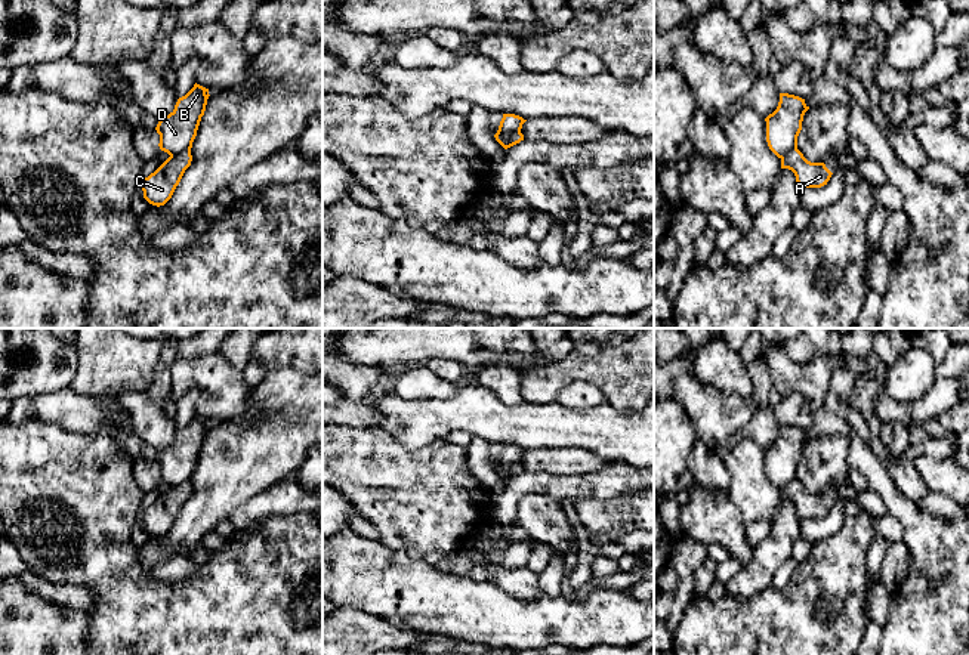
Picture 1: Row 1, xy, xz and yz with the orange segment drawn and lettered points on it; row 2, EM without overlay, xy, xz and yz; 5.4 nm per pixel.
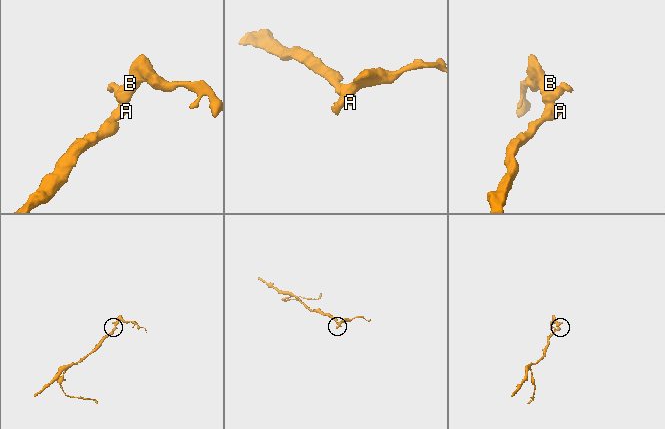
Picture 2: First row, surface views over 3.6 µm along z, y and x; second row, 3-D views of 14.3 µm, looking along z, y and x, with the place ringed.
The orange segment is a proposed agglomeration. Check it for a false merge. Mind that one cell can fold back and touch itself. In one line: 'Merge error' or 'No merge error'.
Merge error

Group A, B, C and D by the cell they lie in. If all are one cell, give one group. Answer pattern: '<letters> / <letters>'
A C / B D

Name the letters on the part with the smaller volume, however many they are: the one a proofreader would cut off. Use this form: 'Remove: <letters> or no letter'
Remove: B, D

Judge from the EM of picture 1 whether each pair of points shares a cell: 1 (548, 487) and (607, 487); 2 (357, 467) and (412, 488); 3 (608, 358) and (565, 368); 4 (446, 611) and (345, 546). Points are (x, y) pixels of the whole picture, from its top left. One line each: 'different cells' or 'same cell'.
1: same cell
2: same cell
3: same cell
4: same cell

